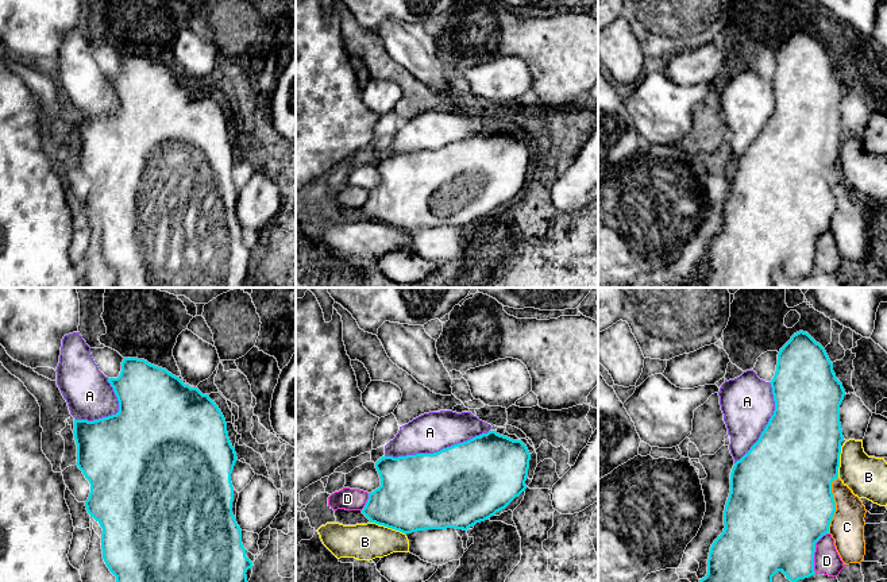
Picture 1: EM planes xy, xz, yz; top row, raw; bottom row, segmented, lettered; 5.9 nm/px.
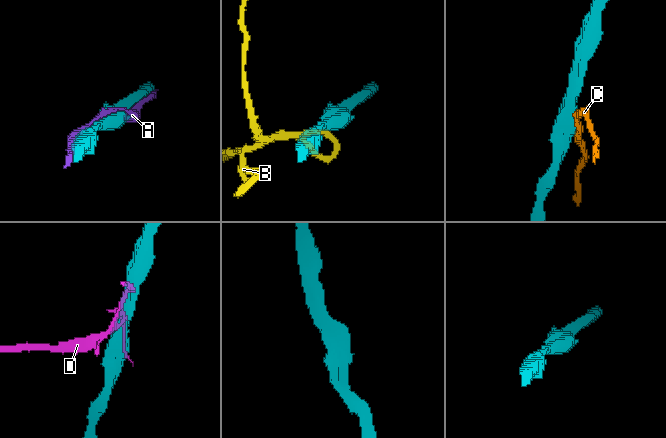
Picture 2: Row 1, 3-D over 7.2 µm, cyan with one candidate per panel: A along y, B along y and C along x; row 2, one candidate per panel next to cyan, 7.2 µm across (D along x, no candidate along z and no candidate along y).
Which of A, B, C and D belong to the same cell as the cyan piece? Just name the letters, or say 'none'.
A

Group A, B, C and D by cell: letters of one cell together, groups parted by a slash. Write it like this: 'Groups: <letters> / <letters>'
Groups: A / B / C / D

